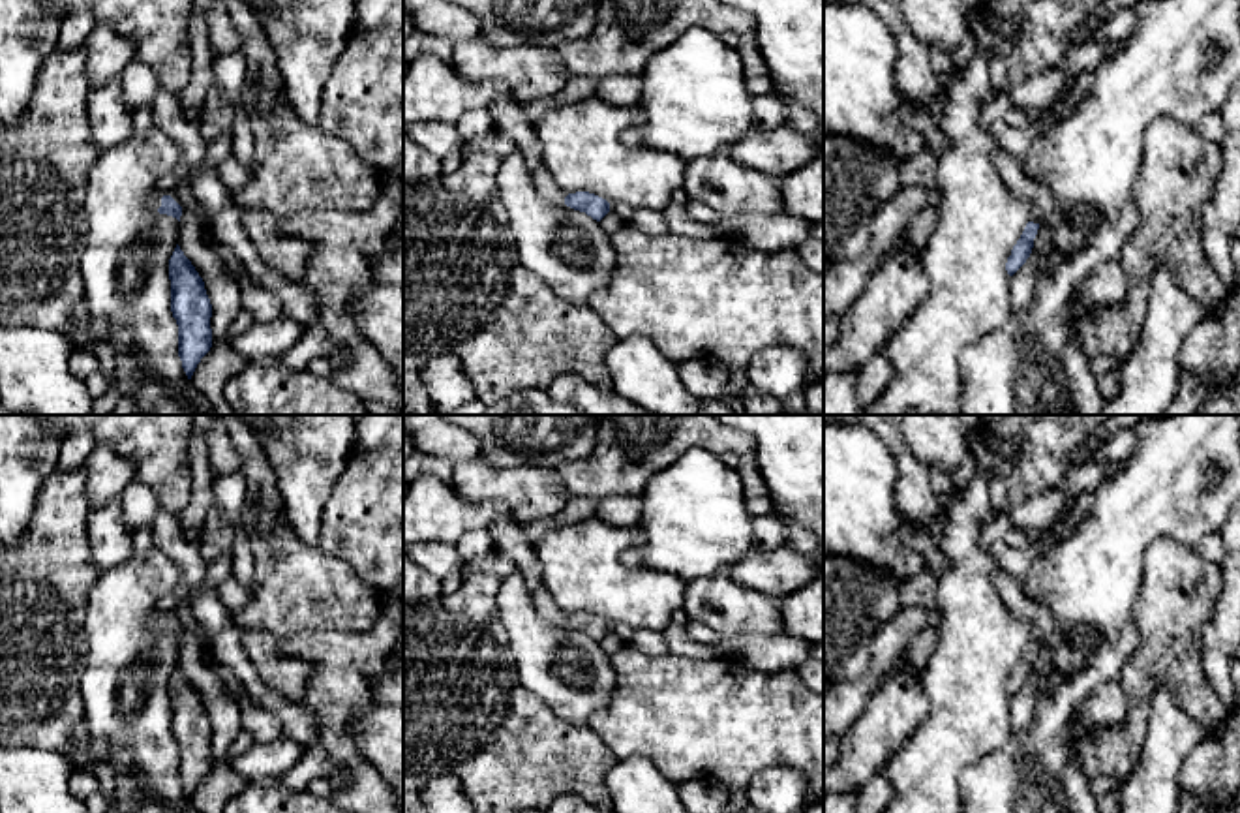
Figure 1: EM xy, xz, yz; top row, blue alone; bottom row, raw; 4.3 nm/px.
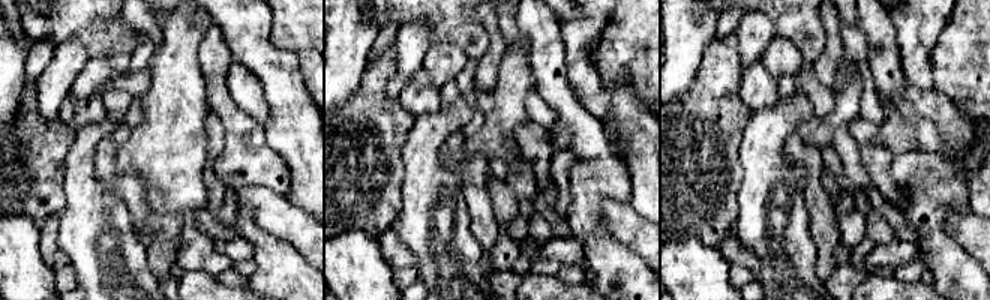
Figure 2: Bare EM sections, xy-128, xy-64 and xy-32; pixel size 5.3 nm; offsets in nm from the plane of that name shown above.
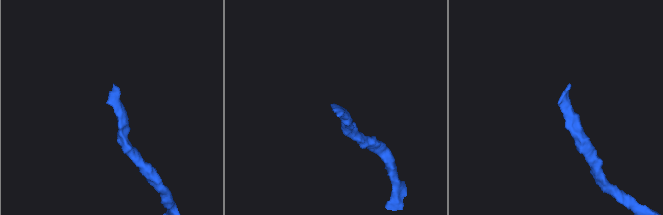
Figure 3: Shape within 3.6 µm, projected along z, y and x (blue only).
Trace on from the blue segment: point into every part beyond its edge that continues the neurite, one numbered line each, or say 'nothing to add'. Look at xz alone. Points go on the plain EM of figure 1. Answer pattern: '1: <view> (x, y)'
1: xz (544, 605)

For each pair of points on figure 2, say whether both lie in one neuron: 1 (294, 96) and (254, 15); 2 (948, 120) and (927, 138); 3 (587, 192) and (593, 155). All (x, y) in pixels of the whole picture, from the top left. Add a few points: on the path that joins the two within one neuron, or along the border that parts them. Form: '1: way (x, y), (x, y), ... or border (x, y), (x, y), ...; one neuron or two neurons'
1: way (281, 77), (254, 48), (254, 35); one neuron
2: border (912, 105), (936, 129), (945, 155); two neurons
3: way (590, 183), (593, 164); one neuron

